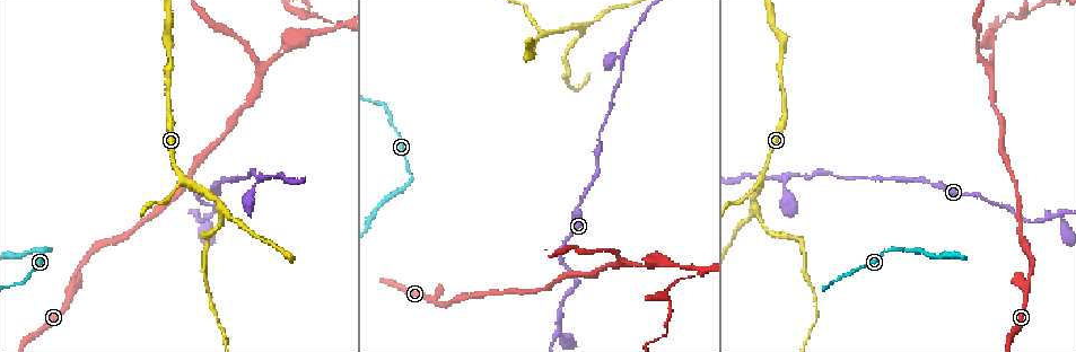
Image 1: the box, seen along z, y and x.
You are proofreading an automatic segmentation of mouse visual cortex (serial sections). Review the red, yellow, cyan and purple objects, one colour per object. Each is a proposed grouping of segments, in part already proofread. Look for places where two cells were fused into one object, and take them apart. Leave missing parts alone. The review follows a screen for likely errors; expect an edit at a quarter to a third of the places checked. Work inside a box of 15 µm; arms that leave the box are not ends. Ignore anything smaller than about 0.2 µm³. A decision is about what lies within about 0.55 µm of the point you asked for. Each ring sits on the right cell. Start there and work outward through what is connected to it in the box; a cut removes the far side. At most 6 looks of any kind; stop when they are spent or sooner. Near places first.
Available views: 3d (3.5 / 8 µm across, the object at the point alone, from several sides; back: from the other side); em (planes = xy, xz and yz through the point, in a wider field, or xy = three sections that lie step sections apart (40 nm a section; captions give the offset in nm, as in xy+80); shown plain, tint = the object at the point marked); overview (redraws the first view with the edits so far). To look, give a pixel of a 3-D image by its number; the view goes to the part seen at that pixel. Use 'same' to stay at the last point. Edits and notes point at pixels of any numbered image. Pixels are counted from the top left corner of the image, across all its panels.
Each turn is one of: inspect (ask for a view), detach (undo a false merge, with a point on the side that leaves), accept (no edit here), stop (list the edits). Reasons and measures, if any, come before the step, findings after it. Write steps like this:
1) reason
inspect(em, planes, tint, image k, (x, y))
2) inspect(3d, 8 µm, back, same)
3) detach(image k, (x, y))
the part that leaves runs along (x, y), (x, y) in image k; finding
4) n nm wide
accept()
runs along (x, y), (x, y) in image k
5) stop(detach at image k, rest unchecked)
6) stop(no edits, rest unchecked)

two arms in line, one across
inspect(3d, 3.5 µm, image 1, (546, 36))

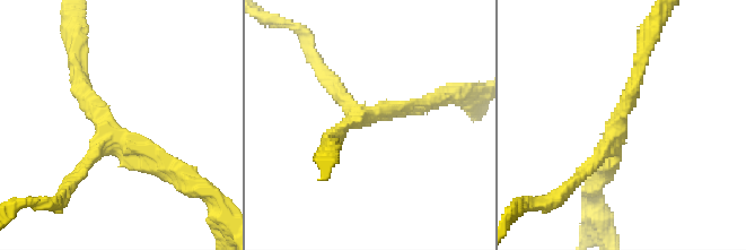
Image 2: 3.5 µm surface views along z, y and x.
3 arms; arms of 200, 200, 200 nm
inspect(em, xy, step 3, tint, image 2, (362, 117))

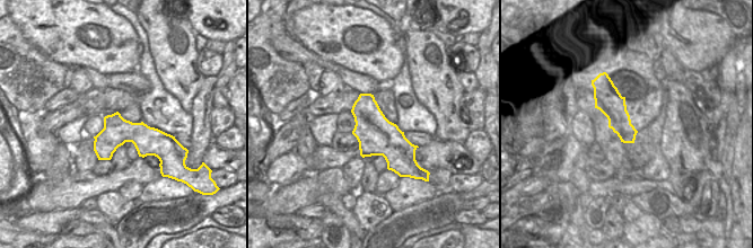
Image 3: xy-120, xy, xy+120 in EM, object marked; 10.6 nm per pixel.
accept()
continuous, no second cell

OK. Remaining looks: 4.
arms part here
inspect(3d, 3.5 µm, image 1, (620, 65))

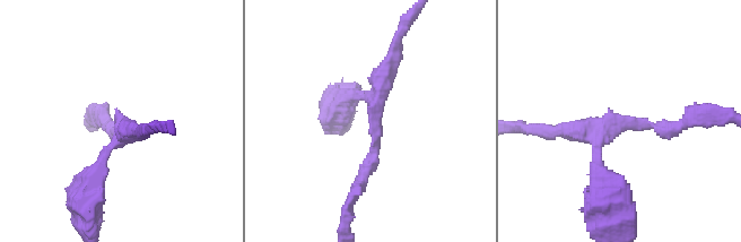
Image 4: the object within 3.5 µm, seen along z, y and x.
need the tissue
inspect(em, xy, step 2, tint, image 4, (618, 124))

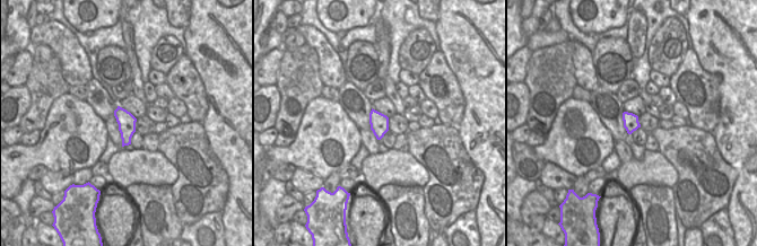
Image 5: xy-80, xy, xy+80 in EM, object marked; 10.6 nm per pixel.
another direction
inspect(em, xy, step 3, tint, same)

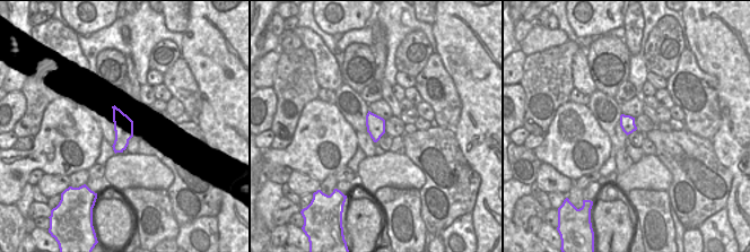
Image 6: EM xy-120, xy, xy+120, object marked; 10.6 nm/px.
accept()
runs along (687, 119), (617, 122), (596, 146), (606, 181) in image 4; continuous, no second cell

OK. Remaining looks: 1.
side arm on a straight run
inspect(3d, 3.5 µm, image 1, (261, 70))

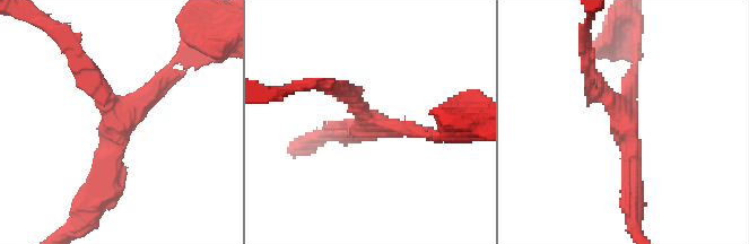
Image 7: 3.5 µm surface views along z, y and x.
accept()
runs along (98, 194), (119, 124), (171, 66) in image 7; all the same cell

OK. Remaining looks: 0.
stop(no edits, rest unchecked)

